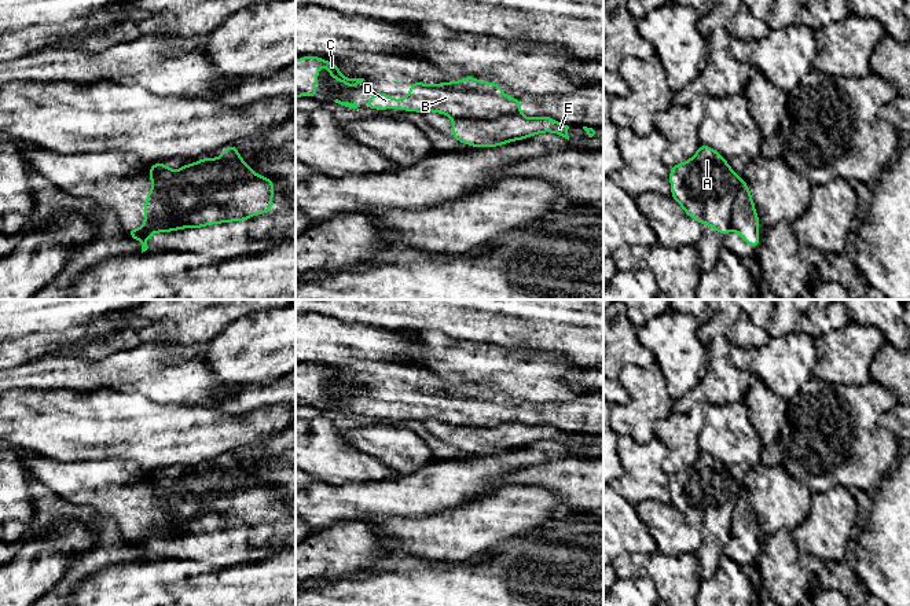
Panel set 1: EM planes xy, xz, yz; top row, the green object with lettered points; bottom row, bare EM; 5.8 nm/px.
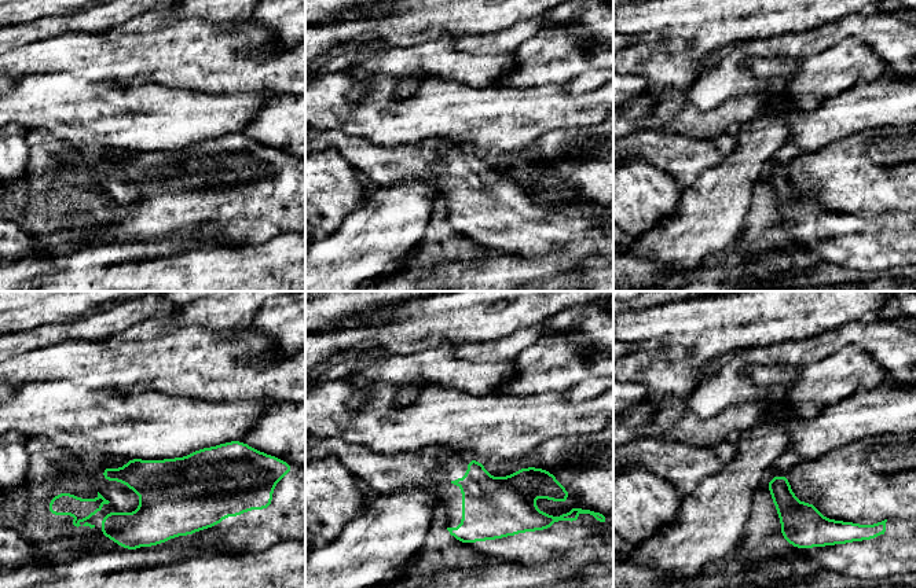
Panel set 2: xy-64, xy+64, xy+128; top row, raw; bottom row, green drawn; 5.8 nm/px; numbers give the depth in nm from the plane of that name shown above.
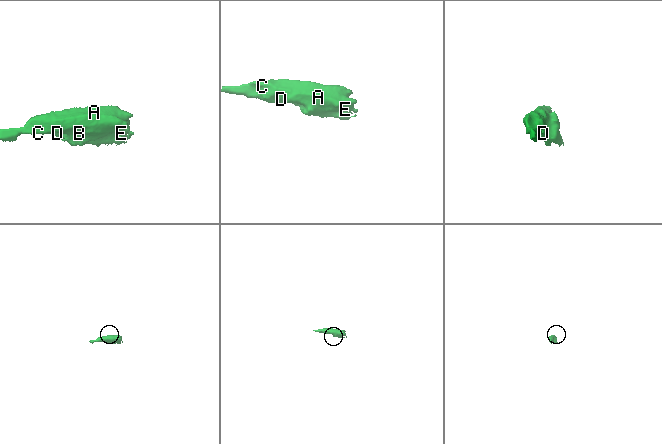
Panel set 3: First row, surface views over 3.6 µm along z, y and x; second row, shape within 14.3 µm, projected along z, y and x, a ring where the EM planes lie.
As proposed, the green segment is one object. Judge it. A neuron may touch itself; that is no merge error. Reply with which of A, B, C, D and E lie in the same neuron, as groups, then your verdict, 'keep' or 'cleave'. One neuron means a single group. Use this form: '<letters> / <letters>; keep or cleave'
A B C D / E; cleave

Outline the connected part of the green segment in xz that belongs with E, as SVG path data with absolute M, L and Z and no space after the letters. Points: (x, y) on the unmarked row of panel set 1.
M515 422L498 427L452 427L452 447L471 455L499 455L543 440L554 440L569 448L568 437L568 433L547 423L526 426Z

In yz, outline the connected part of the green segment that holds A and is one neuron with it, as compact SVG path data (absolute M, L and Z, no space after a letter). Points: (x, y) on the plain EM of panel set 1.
M700 451L691 467L669 475L671 504L690 526L713 535L722 546L731 537L731 519L742 488L726 467Z

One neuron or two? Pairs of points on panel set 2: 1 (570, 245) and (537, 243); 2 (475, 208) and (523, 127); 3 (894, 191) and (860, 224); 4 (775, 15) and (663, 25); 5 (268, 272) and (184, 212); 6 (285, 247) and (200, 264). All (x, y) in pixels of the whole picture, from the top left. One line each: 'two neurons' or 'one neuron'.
1: one neuron
2: two neurons
3: two neurons
4: one neuron
5: two neurons
6: one neuron

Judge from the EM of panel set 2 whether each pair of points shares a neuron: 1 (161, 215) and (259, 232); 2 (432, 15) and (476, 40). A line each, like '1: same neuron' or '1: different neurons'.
1: same neuron
2: different neurons

